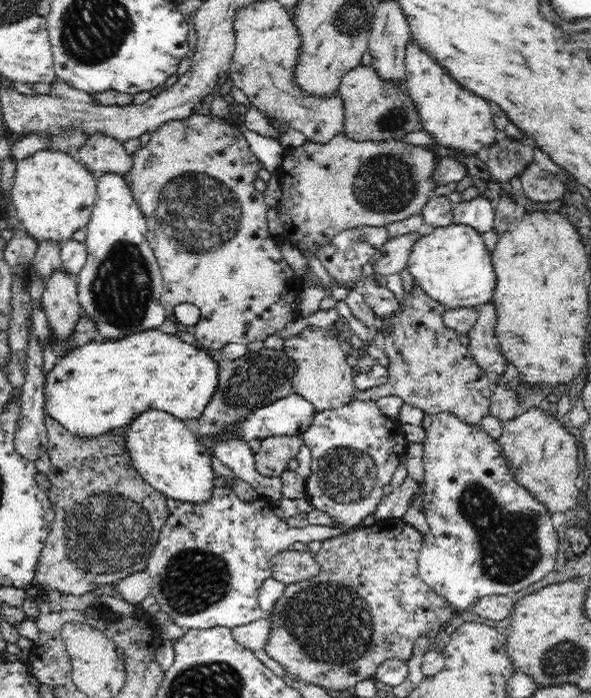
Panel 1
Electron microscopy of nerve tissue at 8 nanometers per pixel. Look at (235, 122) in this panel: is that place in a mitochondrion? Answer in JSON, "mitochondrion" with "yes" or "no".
{"mitochondrion":"no"}

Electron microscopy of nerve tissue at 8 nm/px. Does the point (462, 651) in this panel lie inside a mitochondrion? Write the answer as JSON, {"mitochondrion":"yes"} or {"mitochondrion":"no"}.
{"mitochondrion":"no"}

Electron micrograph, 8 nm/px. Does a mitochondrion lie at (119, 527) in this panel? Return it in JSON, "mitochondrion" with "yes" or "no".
{"mitochondrion":"yes"}

